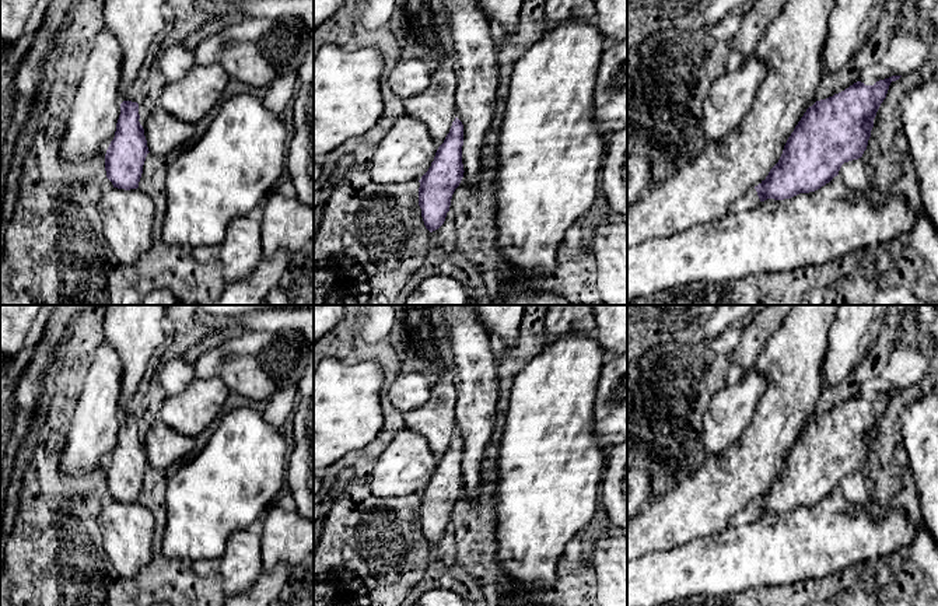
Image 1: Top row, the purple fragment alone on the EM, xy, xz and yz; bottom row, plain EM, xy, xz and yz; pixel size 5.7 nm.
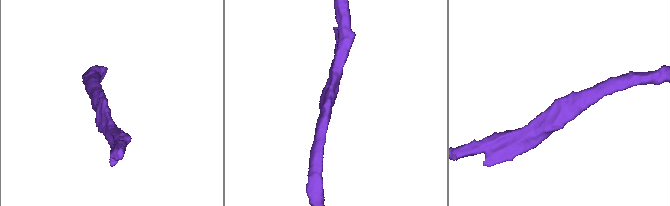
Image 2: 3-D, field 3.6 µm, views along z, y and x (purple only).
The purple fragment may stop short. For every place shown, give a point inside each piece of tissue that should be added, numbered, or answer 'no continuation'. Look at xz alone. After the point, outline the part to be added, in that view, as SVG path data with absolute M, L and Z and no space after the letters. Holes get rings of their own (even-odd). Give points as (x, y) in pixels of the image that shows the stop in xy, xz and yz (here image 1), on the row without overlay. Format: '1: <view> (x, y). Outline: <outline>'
no continuation

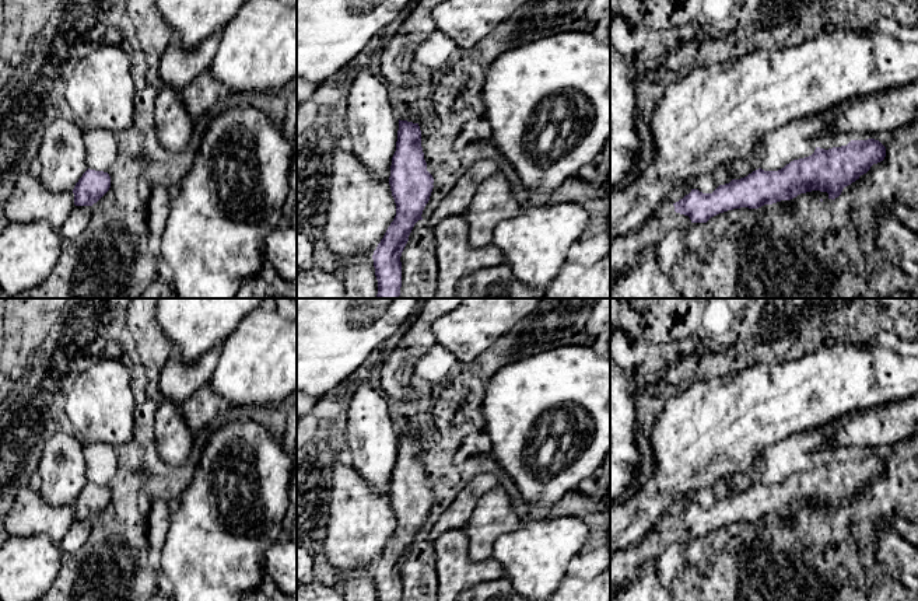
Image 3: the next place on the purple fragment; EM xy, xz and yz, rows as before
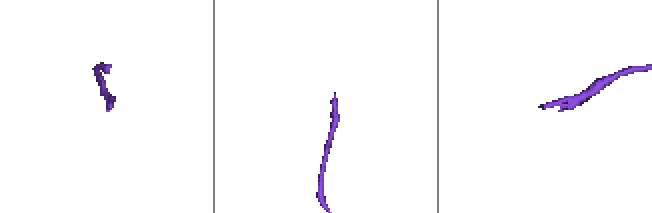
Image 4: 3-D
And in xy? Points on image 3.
no continuation

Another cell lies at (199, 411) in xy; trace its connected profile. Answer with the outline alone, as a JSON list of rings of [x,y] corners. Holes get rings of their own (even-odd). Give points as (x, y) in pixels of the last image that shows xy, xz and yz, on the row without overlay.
[[[210,384],[202,387],[192,398],[181,403],[181,413],[193,437],[217,417],[224,406],[224,399],[218,396]]]

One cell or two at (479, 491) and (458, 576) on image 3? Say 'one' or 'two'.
one

